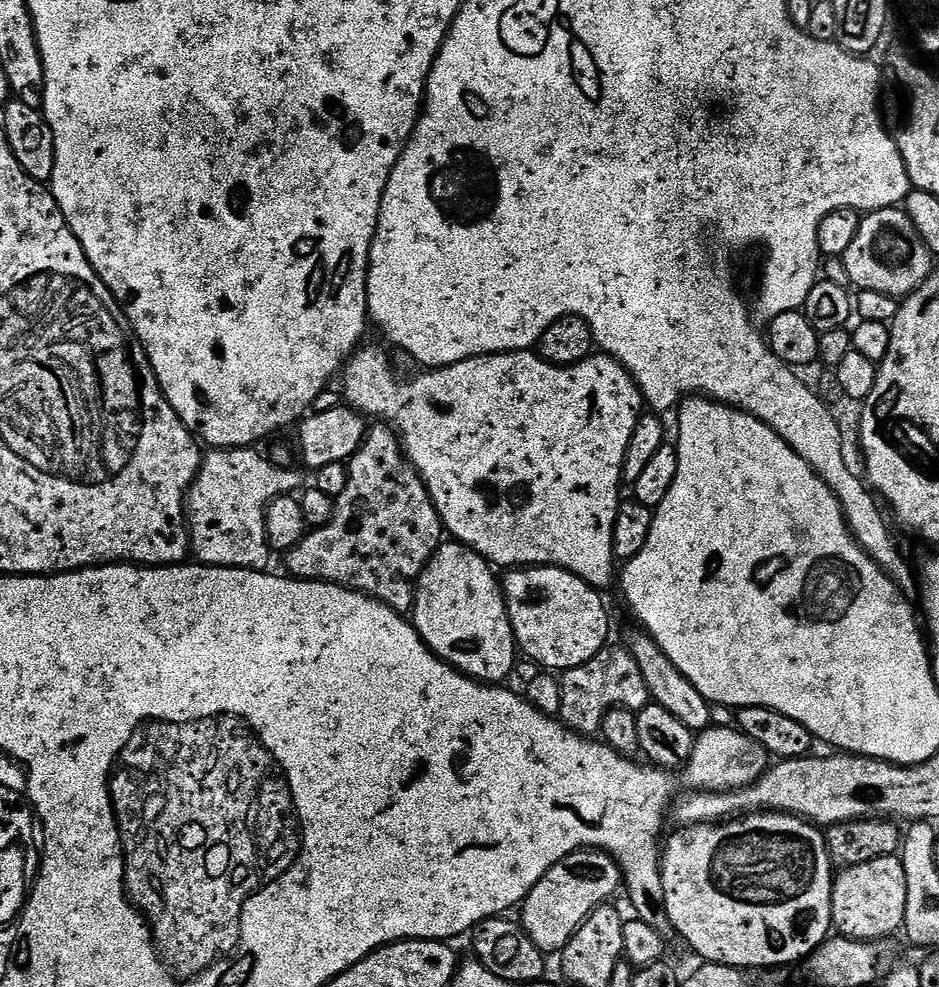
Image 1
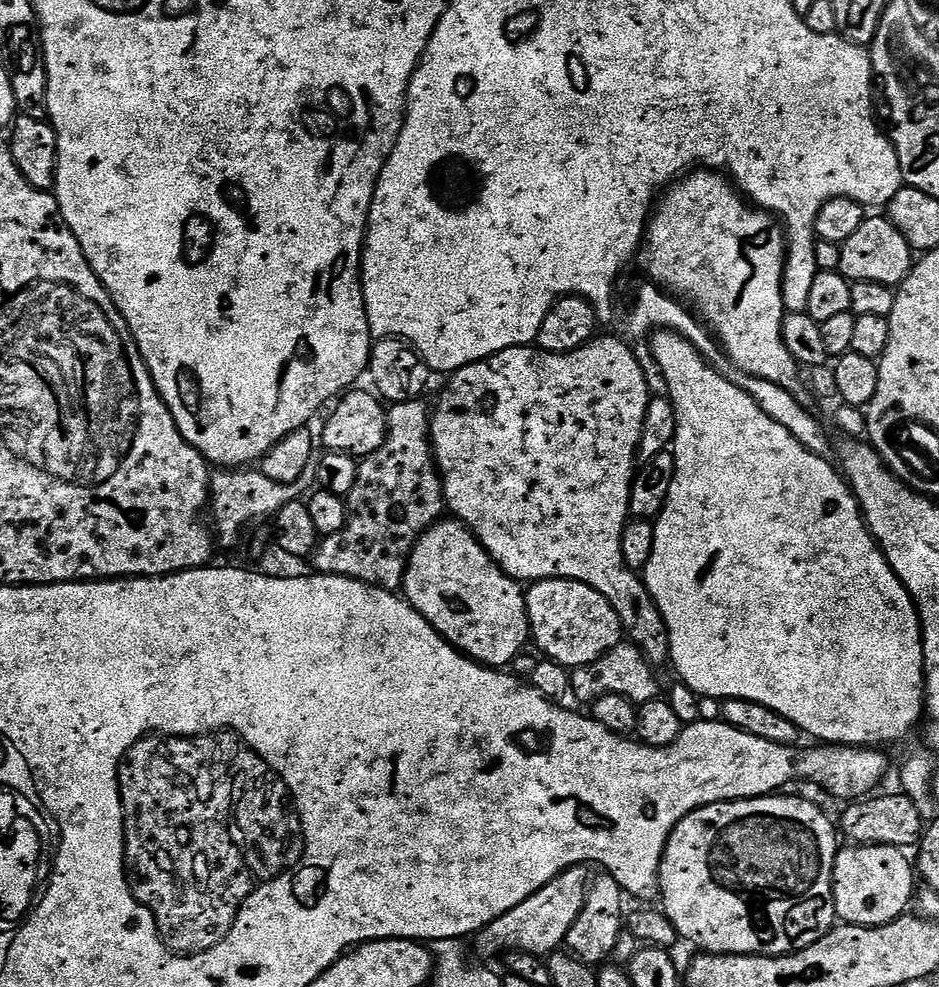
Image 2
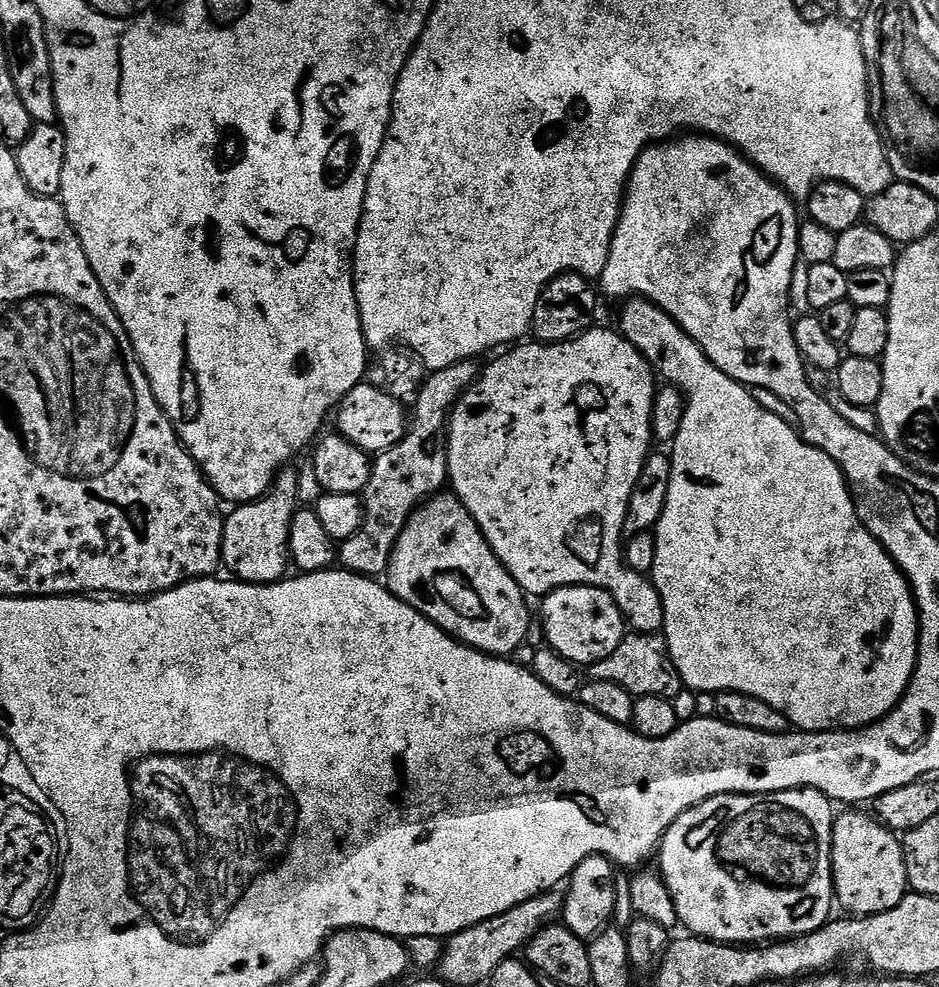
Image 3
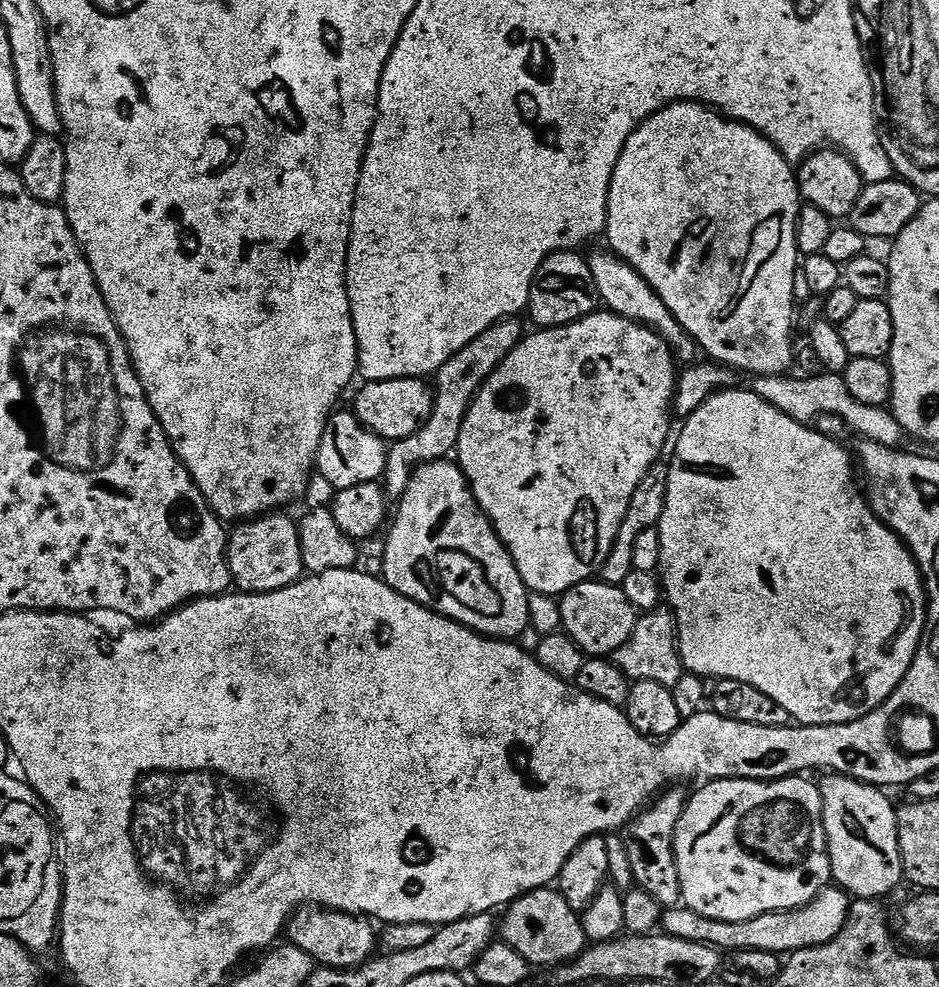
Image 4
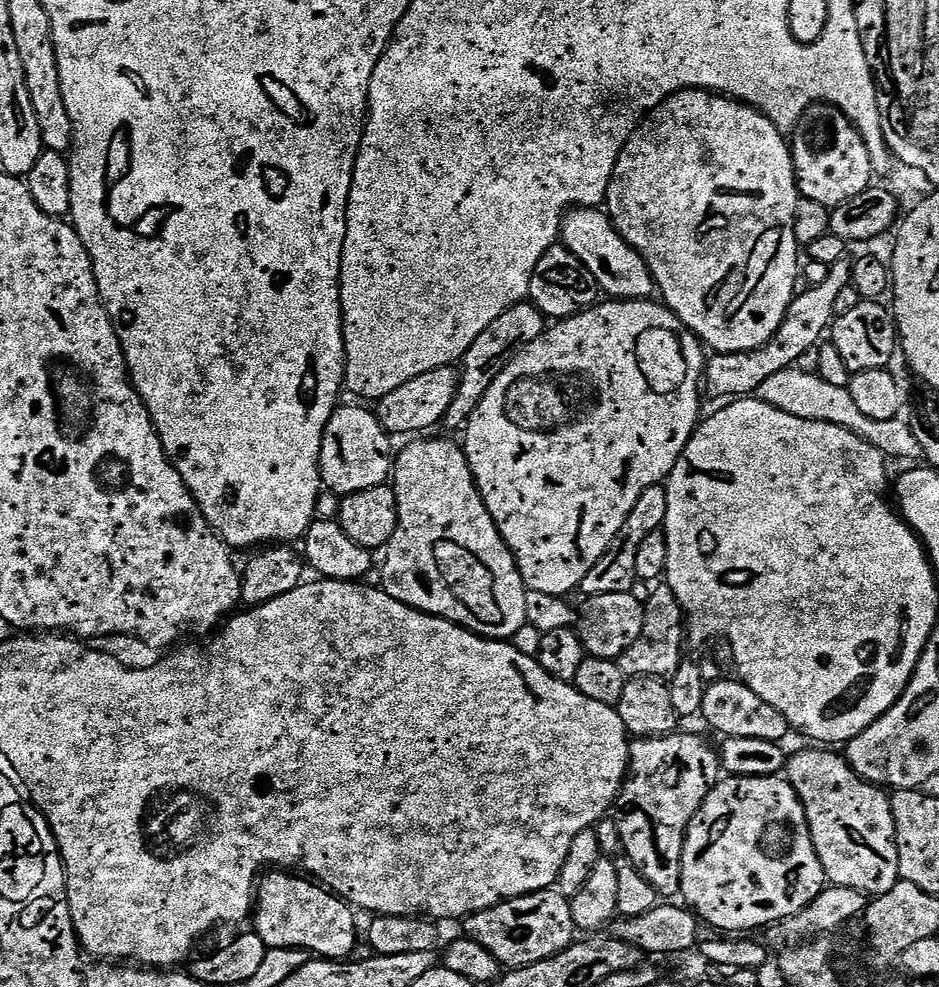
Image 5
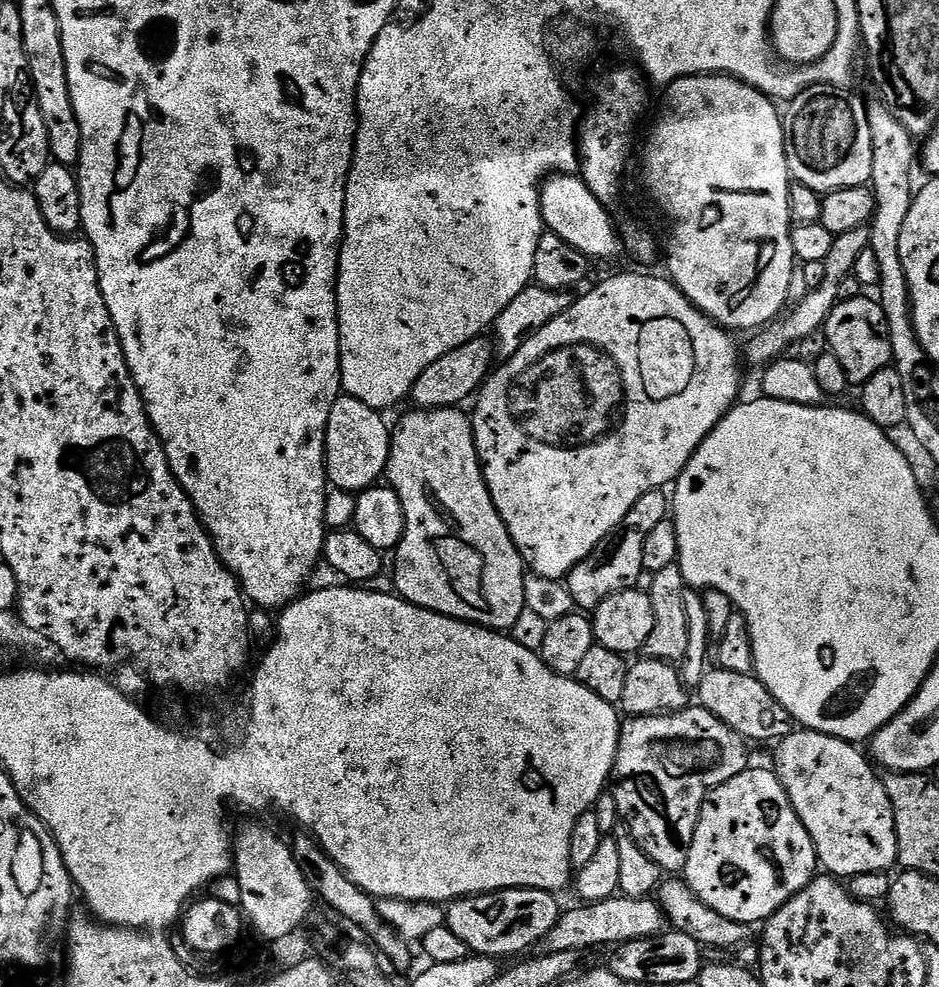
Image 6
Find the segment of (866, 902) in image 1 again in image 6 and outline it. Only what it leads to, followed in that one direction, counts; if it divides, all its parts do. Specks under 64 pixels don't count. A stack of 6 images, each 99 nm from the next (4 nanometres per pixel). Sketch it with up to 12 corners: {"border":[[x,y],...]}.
{"border":[[793,730],[776,776],[836,878],[887,873],[892,803],[855,743]]}

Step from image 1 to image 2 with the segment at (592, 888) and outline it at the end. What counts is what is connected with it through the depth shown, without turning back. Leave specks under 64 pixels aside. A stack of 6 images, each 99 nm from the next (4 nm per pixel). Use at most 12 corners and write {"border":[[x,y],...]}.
{"border":[[568,868],[475,933],[484,956],[547,958],[567,941],[590,872]]}

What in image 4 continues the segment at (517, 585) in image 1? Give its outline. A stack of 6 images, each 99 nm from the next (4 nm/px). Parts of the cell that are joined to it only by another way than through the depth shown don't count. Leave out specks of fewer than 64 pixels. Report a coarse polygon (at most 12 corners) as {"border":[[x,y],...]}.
{"border":[[593,578],[558,600],[588,658],[608,658],[638,619],[623,587]]}

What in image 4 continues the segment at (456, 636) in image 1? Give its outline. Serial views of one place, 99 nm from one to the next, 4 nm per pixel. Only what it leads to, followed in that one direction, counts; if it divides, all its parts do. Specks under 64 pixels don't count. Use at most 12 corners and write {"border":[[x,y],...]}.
{"border":[[459,463],[417,468],[384,583],[481,636],[528,588]]}

